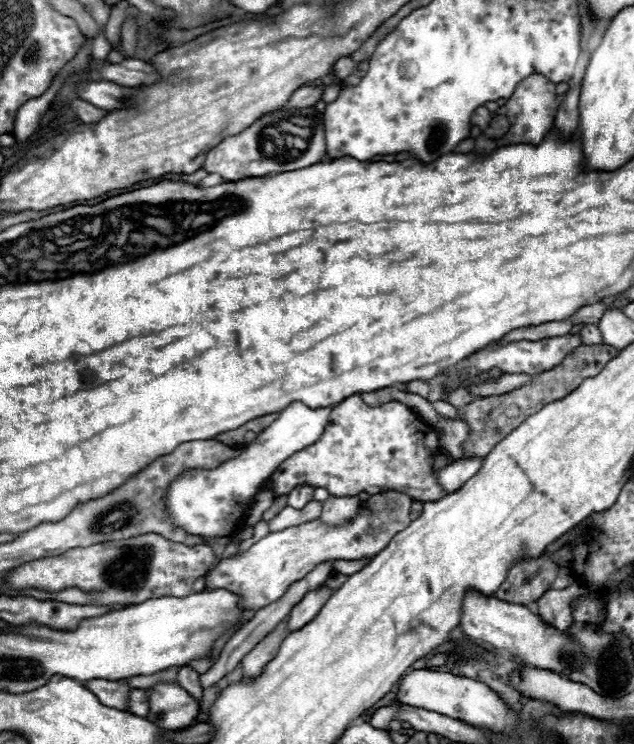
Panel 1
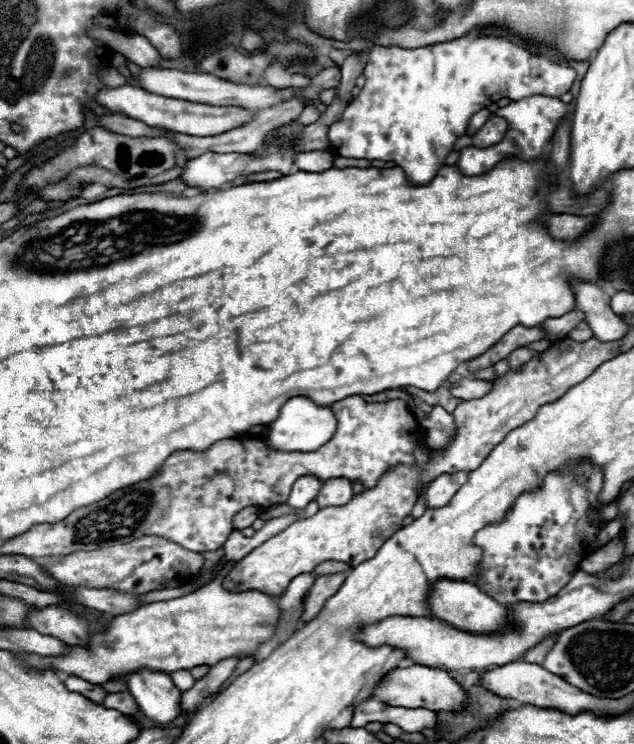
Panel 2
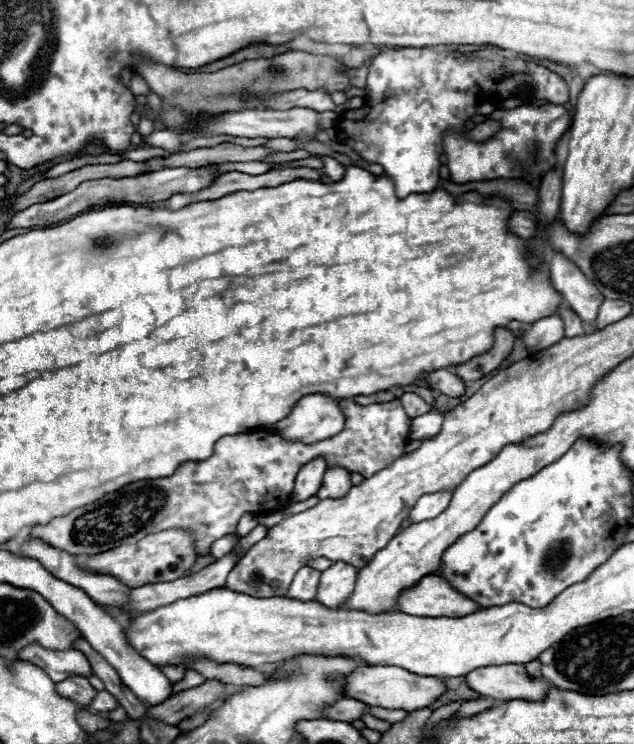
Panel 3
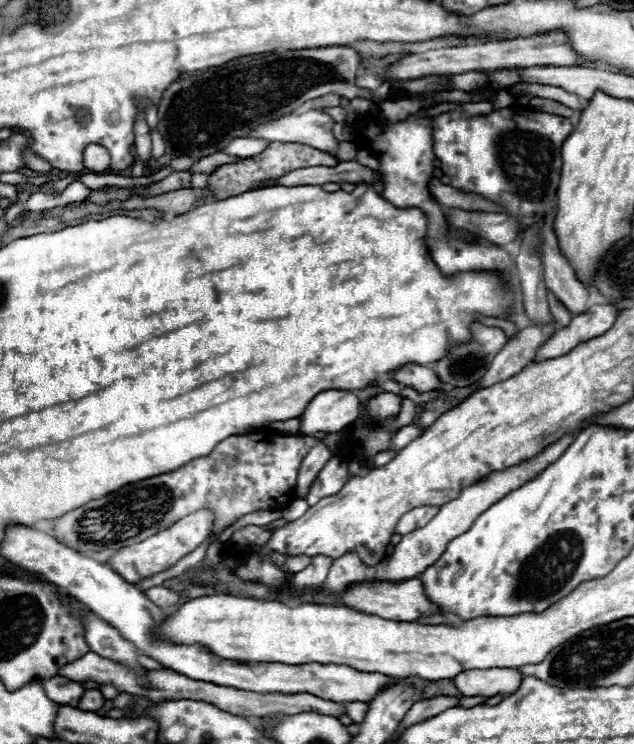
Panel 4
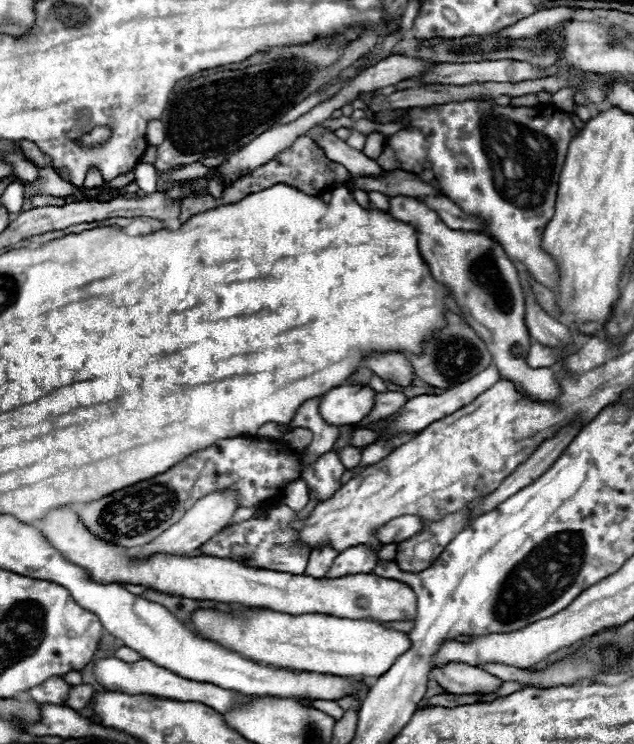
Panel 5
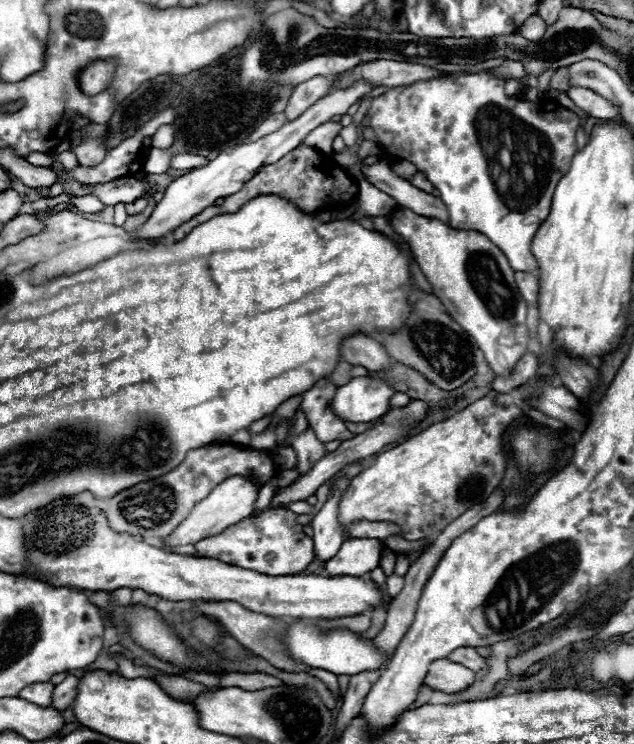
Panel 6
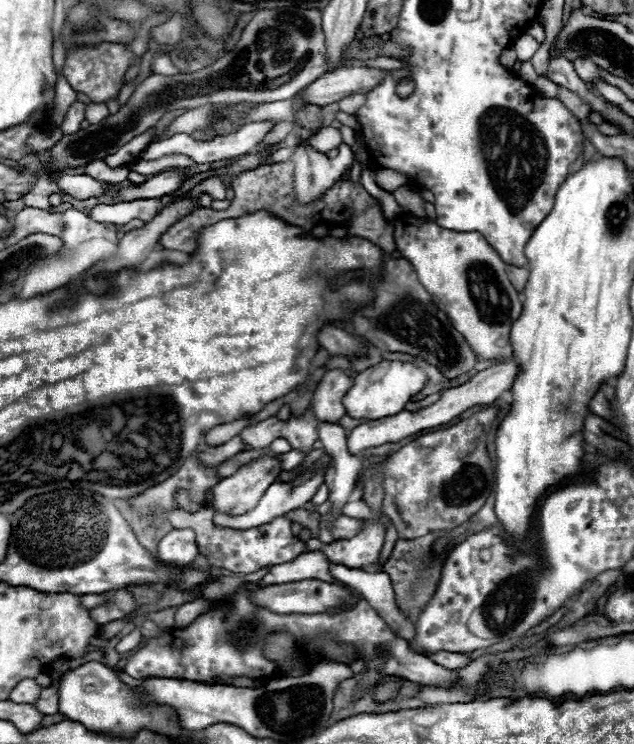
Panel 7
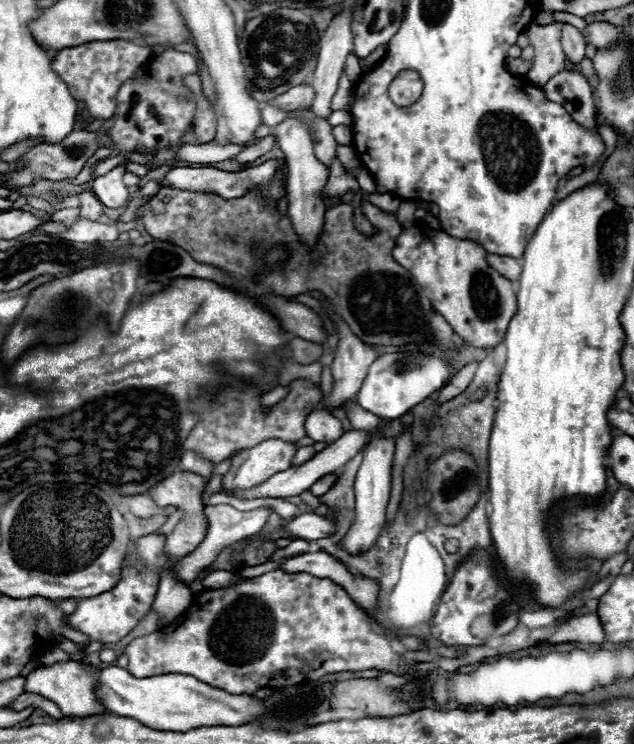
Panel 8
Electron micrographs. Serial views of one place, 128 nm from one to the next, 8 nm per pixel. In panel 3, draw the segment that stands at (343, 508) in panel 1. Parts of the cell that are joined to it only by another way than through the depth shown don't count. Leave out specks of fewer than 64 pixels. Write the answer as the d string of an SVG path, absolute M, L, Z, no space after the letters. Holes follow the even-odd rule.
M326 468L322 478L322 488L318 490L318 498L342 498L350 490L350 472L346 468Z

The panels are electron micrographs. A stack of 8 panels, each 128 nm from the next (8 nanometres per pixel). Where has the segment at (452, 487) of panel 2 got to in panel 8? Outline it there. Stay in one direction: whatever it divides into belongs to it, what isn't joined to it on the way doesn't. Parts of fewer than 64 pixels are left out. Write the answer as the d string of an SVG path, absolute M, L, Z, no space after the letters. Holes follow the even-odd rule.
M300 514L292 518L286 528L290 538L304 538L304 540L318 540L318 538L328 538L334 534L336 524L318 516L318 514Z

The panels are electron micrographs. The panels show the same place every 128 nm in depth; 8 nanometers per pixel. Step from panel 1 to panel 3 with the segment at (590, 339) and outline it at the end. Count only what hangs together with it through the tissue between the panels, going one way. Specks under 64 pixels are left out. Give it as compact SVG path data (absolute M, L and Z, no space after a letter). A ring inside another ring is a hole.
M558 306L558 312L556 312L560 318L562 318L562 322L564 322L564 334L566 334L566 338L574 338L574 336L582 336L582 334L586 334L584 332L584 326L582 326L582 320L572 312L572 310L568 310L568 308L564 308L564 306Z

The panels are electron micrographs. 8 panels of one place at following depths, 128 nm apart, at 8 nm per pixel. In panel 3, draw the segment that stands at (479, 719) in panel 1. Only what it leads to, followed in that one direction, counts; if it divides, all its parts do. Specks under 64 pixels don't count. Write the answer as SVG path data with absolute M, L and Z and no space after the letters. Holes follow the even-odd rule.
M360 666L350 676L344 678L342 688L344 688L344 696L354 696L354 700L366 700L366 704L382 704L382 708L406 708L406 712L430 706L446 690L446 686L440 678L410 674L408 670L398 668L398 666Z

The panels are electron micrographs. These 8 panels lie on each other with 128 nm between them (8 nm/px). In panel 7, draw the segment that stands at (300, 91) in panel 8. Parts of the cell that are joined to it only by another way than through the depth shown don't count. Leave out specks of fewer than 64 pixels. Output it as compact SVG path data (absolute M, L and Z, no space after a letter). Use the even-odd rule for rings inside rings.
M344 66L338 72L332 72L314 80L300 94L308 104L326 106L350 94L366 94L384 76L386 76L386 70L370 70L364 66L352 66L352 68Z

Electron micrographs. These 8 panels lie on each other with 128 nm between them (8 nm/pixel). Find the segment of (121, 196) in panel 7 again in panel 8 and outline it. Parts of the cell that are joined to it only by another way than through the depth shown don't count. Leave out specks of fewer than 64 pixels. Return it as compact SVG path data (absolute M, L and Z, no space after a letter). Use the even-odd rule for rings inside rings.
M268 160L260 166L250 166L240 172L222 172L216 168L172 168L166 174L170 188L180 190L202 190L202 192L216 192L222 198L238 198L250 192L254 184L270 184L282 168L276 160Z

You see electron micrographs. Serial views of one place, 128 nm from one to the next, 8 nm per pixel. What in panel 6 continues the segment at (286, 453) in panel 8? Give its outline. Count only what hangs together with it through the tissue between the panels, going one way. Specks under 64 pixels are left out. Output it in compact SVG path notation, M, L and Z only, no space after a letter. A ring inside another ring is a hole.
M230 476L226 478L222 484L218 484L210 496L206 496L202 502L198 502L194 506L194 510L190 512L190 516L186 520L182 520L182 524L170 534L166 536L166 546L176 546L176 544L196 544L198 540L218 534L224 528L238 524L240 520L248 518L254 514L254 504L258 500L262 484L258 484L258 480L250 480L246 476Z

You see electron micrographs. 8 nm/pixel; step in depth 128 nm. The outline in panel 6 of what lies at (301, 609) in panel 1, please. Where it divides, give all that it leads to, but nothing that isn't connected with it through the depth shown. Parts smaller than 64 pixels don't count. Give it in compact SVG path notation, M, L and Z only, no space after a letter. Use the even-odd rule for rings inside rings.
M350 538L342 542L342 548L326 562L324 570L332 576L362 576L380 566L382 552L382 540Z

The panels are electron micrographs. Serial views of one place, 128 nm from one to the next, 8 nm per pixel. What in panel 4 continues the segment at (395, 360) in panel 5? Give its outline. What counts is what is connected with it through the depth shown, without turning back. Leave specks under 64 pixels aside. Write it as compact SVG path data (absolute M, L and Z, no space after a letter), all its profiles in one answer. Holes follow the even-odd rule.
M406 364L406 366L390 372L390 378L400 382L402 386L410 386L410 388L420 390L420 392L434 390L440 384L438 376L430 368L420 366L420 364Z

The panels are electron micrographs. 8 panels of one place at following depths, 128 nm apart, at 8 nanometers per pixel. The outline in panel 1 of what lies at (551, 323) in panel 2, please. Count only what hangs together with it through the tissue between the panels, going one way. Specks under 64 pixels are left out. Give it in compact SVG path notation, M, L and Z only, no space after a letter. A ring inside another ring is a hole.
M596 302L596 304L590 304L590 306L584 306L584 308L580 308L578 312L574 312L570 318L566 318L566 320L570 320L574 326L578 326L578 324L598 324L598 320L602 318L602 312L604 312L604 302Z

